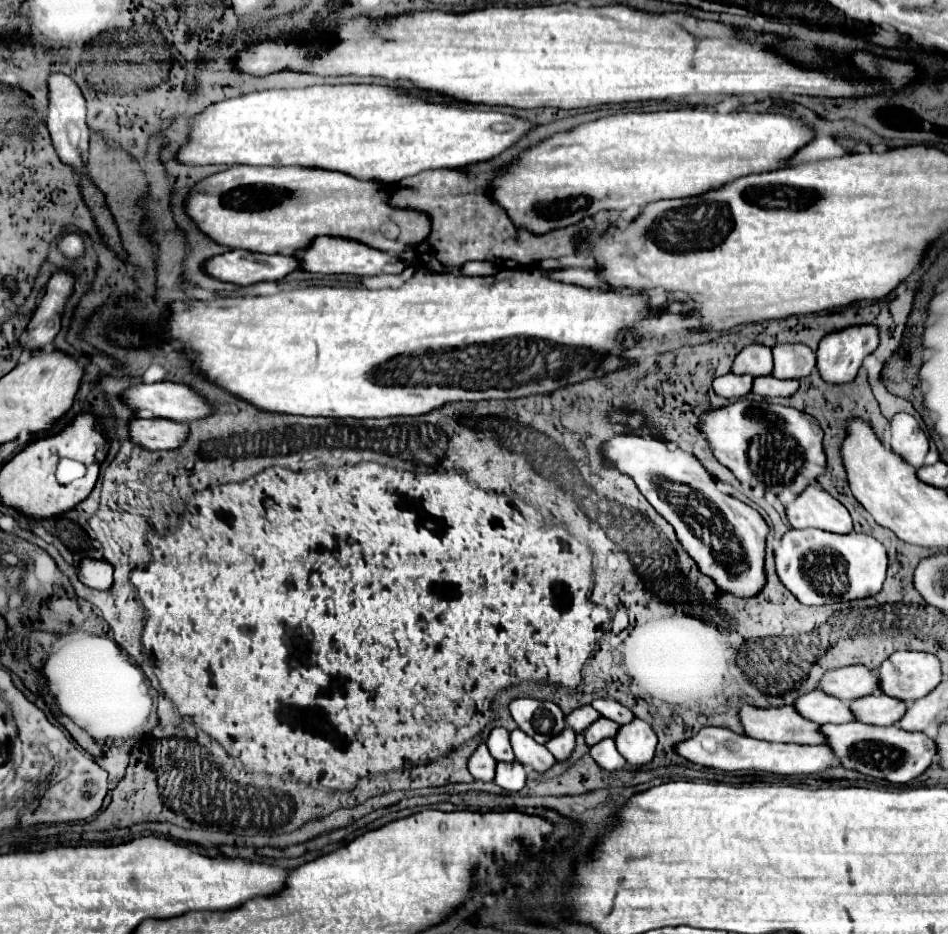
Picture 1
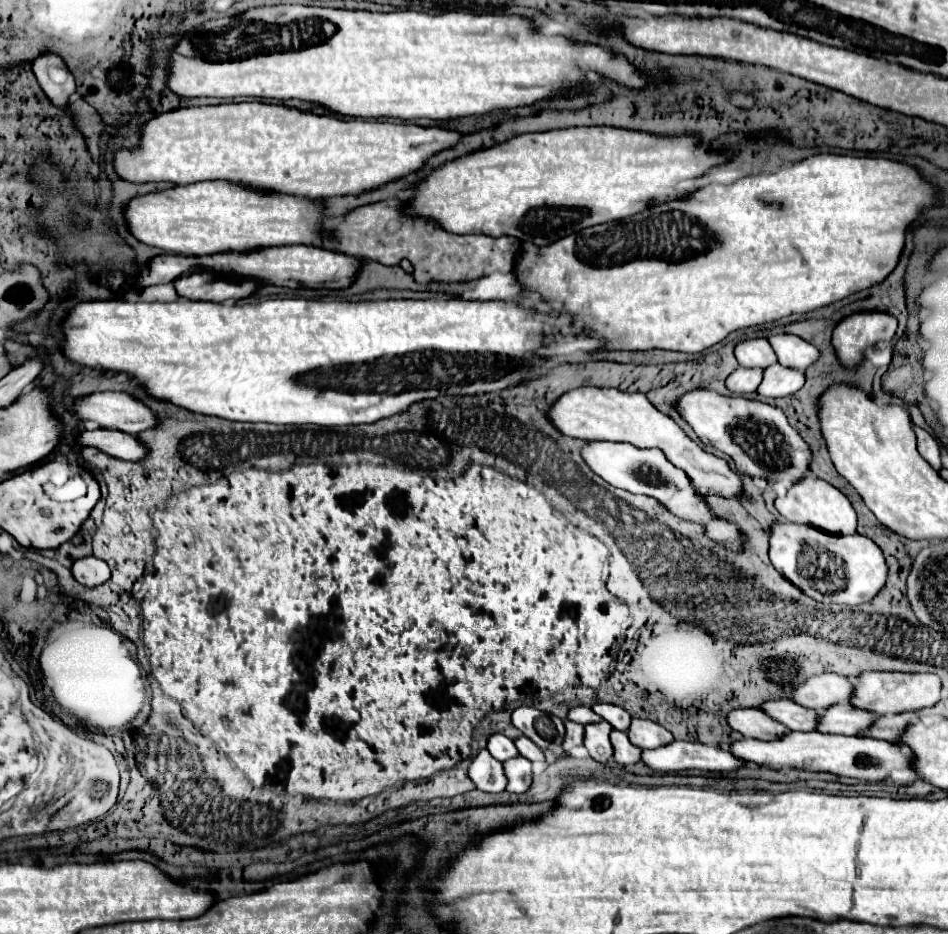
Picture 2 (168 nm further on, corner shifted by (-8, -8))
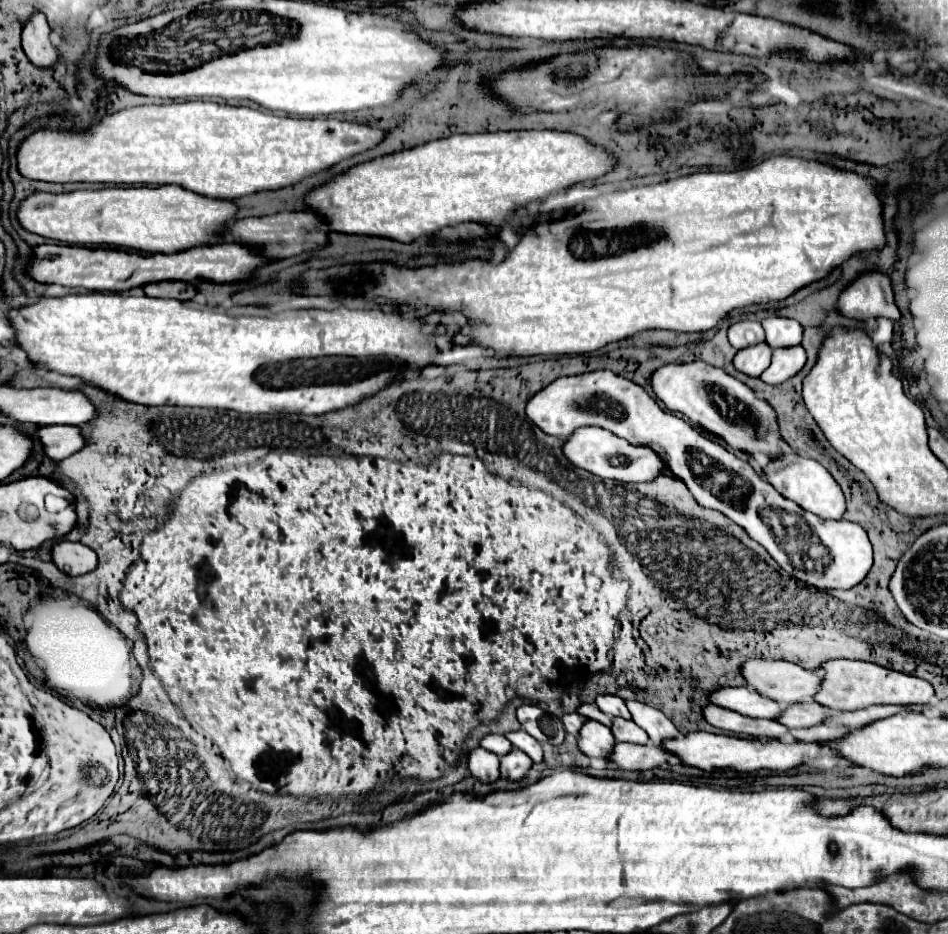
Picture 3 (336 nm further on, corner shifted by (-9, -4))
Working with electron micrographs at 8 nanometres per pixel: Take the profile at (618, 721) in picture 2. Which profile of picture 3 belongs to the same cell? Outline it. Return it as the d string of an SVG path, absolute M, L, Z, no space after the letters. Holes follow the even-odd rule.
M598 695L596 697L596 705L610 717L624 717L624 719L630 719L630 711L626 707L626 703L616 697L616 695Z

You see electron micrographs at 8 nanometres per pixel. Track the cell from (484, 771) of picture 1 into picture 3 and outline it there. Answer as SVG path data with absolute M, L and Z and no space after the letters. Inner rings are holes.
M476 747L468 753L468 769L478 781L496 781L500 777L500 761L498 755L492 751L486 751L482 747Z

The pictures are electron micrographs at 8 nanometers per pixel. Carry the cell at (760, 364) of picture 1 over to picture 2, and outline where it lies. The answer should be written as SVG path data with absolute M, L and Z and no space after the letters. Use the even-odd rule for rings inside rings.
M751 339L743 341L735 347L735 357L741 367L761 367L767 369L777 363L777 355L767 339Z

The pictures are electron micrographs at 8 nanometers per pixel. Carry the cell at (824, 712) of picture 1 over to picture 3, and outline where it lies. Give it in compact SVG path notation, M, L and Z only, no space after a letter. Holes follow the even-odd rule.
M724 687L716 689L708 695L708 701L712 705L736 711L746 717L770 717L774 719L776 713L780 713L780 705L772 699L762 697L750 687Z

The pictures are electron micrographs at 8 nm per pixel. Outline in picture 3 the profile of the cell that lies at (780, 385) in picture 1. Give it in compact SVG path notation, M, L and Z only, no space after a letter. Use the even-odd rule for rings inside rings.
M794 345L790 349L774 349L772 363L760 377L770 385L778 385L780 381L786 381L788 377L792 377L792 373L800 371L804 363L806 363L806 353L802 345Z

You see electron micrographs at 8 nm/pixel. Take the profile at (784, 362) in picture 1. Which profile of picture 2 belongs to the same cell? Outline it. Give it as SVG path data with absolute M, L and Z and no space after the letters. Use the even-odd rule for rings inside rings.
M773 335L773 337L769 337L769 343L775 349L779 363L783 367L791 367L797 371L799 369L805 371L821 357L817 347L813 347L811 343L803 341L797 335Z

